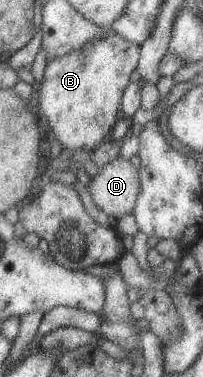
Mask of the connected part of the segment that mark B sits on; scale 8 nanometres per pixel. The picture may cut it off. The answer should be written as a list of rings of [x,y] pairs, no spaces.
[[[112,32],[107,37],[96,39],[76,51],[50,61],[46,60],[39,84],[39,114],[62,149],[92,152],[99,144],[109,139],[114,122],[117,122],[116,114],[123,90],[129,83],[132,70],[137,68],[138,57],[139,46],[136,43]]]

